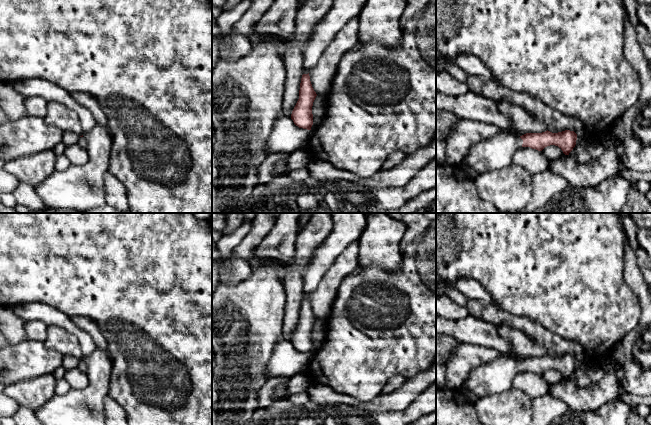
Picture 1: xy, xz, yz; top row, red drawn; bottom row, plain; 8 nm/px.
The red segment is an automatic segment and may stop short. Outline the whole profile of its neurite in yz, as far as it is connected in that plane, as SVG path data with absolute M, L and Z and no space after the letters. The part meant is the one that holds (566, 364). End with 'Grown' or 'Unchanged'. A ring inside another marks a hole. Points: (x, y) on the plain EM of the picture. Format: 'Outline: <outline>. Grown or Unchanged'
Outline: M499 354L494 361L472 369L462 389L471 390L478 397L496 395L510 389L515 375L521 371L542 375L547 370L555 369L565 379L569 379L576 369L576 364L577 358L570 354L558 357L547 354L542 357L526 357L520 361Z. Grown

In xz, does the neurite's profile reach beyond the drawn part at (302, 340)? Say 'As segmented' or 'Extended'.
Extended

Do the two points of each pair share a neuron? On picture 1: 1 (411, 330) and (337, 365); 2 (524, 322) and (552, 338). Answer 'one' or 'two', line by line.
1: one
2: one

